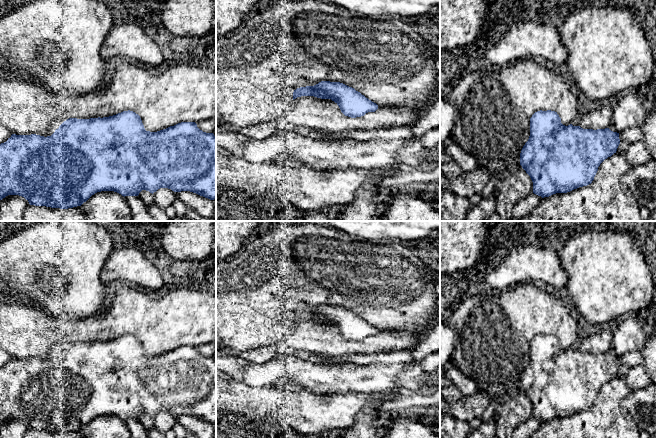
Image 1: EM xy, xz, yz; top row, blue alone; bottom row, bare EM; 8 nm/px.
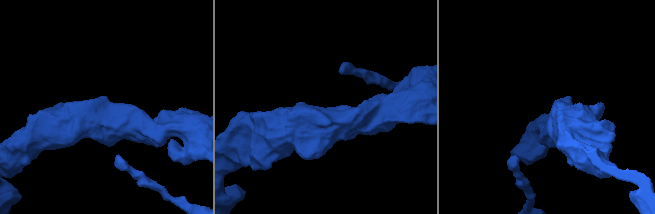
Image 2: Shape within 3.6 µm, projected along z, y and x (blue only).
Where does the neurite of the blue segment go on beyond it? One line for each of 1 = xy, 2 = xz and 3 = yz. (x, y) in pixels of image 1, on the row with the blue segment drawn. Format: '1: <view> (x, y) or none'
1: none
2: none
3: none

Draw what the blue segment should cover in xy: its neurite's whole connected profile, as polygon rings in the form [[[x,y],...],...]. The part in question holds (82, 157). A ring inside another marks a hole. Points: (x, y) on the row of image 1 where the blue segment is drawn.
[[[128,110],[103,118],[69,118],[51,136],[12,134],[6,142],[0,144],[0,200],[8,195],[19,195],[30,205],[68,209],[81,206],[92,195],[101,191],[114,191],[125,197],[138,196],[142,190],[153,194],[160,188],[168,188],[174,192],[190,191],[210,200],[216,199],[216,137],[213,133],[203,132],[195,122],[181,122],[157,132],[146,131],[140,116]]]

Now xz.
[[[321,81],[314,86],[300,87],[294,90],[293,100],[301,96],[314,96],[321,99],[331,99],[348,117],[364,116],[368,112],[375,112],[378,105],[354,88],[340,82]]]

